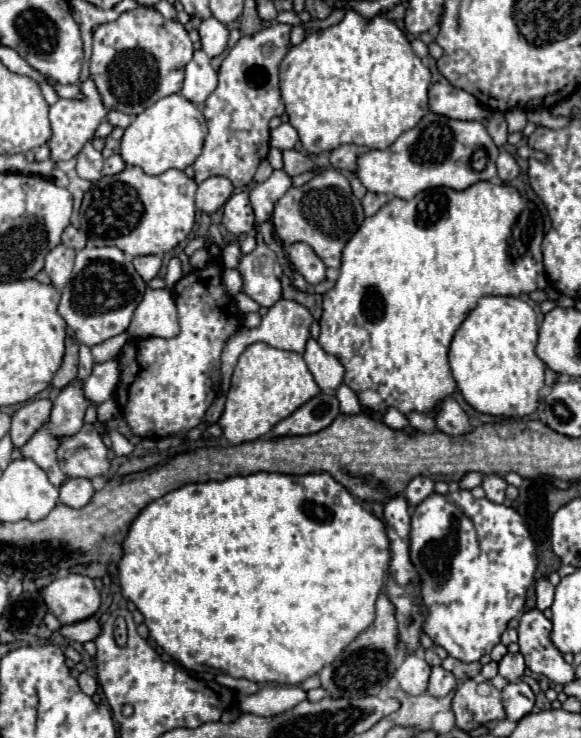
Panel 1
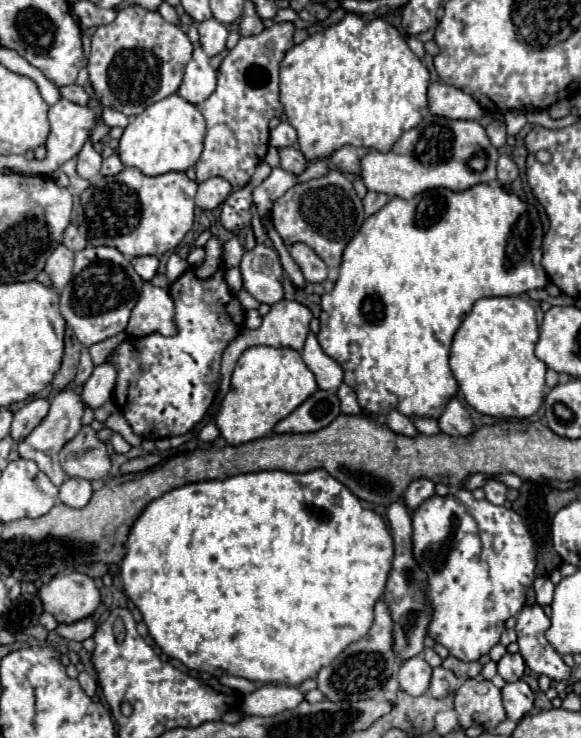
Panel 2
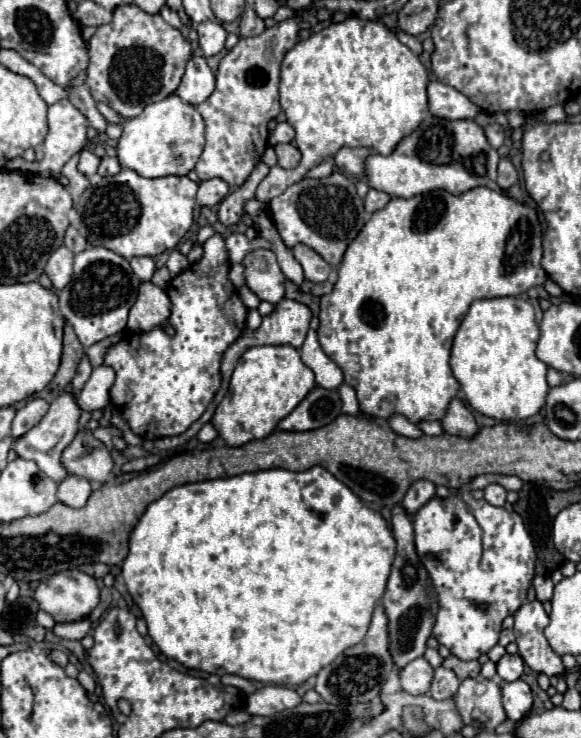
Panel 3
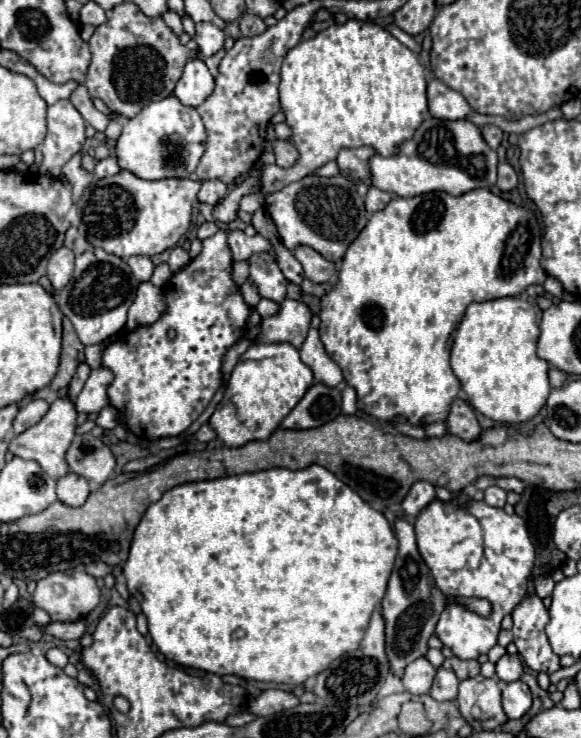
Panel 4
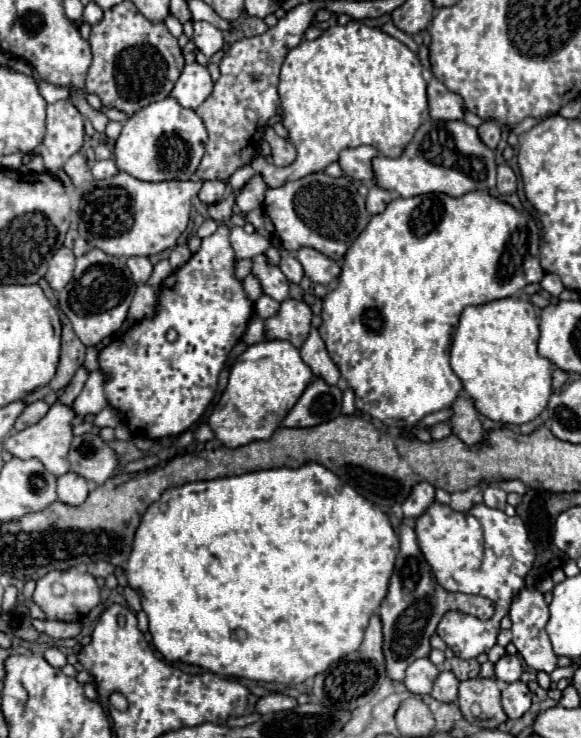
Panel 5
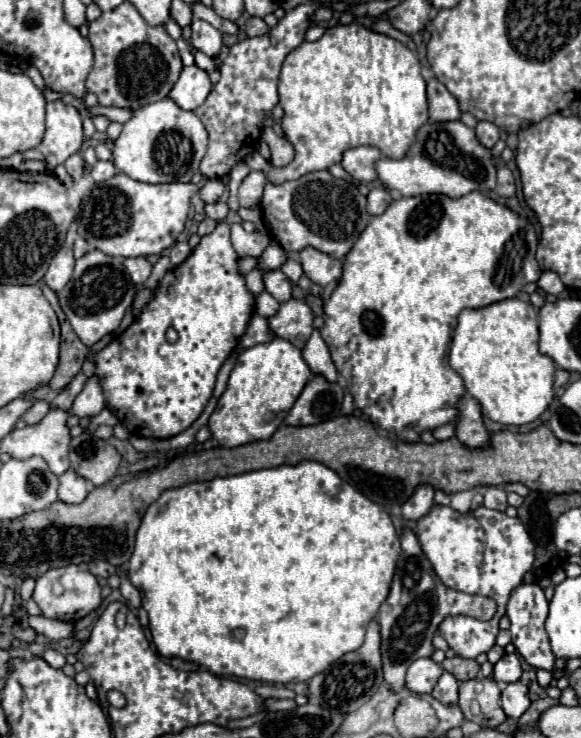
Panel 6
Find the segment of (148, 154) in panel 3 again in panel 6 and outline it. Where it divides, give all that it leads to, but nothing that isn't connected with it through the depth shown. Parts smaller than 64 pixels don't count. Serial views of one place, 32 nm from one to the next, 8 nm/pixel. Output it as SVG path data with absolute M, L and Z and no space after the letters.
M164 98L156 104L146 104L144 108L138 108L134 116L124 124L124 130L112 150L112 162L118 172L138 182L190 182L190 178L198 172L206 146L208 134L200 118L194 112L178 108L170 98Z

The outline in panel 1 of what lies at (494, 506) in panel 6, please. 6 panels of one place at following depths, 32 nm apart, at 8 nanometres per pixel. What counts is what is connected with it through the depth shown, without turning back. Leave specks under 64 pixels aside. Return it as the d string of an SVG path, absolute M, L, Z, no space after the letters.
M484 476L484 482L482 482L482 488L486 492L486 498L494 504L502 504L504 498L506 498L506 482L500 478L500 476Z

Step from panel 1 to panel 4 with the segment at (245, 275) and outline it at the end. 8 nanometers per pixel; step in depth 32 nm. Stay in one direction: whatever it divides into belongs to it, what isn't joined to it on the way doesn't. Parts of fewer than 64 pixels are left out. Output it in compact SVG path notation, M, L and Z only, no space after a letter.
M260 252L254 254L248 262L250 262L250 280L258 286L260 296L270 298L274 302L282 302L286 298L288 280L278 268L274 256L270 256L268 252Z

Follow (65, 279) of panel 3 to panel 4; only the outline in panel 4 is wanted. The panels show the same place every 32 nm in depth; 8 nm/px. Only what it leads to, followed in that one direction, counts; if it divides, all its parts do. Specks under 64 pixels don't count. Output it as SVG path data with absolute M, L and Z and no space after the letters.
M62 246L60 250L56 250L48 262L48 270L46 276L52 282L52 288L58 292L62 290L70 278L72 278L72 270L74 270L74 252L66 246Z

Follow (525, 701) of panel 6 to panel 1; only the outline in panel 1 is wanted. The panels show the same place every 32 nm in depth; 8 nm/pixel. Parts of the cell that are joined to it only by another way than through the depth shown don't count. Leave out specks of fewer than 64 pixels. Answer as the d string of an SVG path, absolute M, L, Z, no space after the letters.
M526 682L506 684L502 690L502 704L506 710L506 718L518 722L534 710L534 692Z

